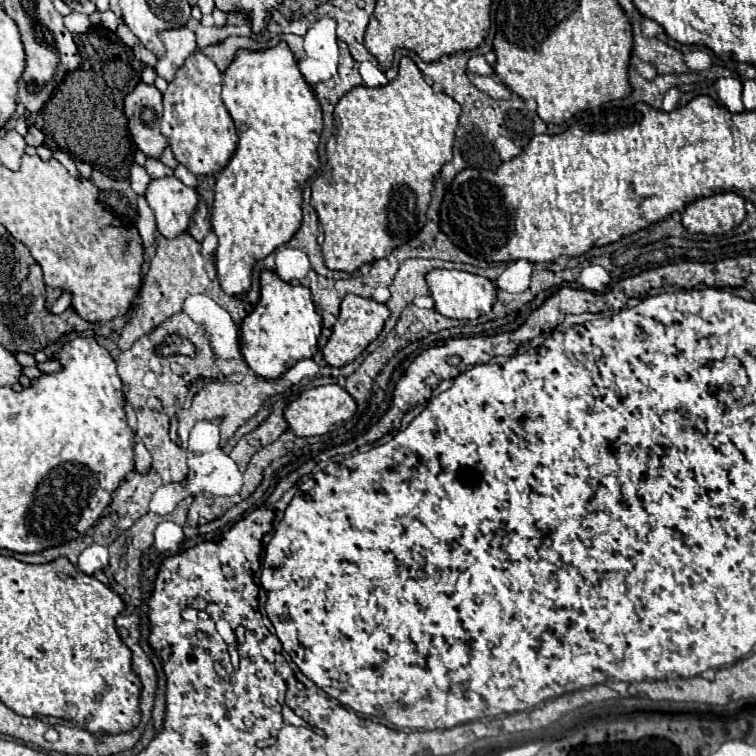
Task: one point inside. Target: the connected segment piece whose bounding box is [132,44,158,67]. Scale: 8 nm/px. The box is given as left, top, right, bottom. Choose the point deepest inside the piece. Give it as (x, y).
(141, 53)

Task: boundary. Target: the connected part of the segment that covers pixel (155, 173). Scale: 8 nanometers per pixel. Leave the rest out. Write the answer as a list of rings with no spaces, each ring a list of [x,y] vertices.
[[[146,160],[144,168],[146,168],[146,172],[148,172],[148,176],[150,176],[152,180],[158,180],[158,178],[164,178],[164,176],[172,176],[172,174],[174,174],[174,172],[172,172],[168,166],[164,166],[160,160]]]

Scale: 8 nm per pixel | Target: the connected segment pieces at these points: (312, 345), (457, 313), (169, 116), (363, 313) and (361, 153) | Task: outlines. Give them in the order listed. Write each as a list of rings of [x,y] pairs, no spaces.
[[[264,270],[260,278],[260,288],[262,290],[260,290],[258,306],[242,322],[240,350],[256,376],[266,380],[276,380],[298,360],[312,358],[318,352],[322,318],[318,316],[312,304],[310,290],[304,286],[282,282],[274,272]]]
[[[434,270],[426,274],[426,282],[430,288],[430,294],[436,302],[436,310],[446,318],[456,320],[476,320],[492,310],[492,304],[496,302],[496,286],[492,280],[470,274],[464,270]]]
[[[196,50],[186,58],[164,92],[162,134],[168,138],[168,146],[178,164],[186,166],[196,176],[216,176],[228,164],[238,144],[236,128],[220,98],[220,90],[222,72],[218,72],[208,56]]]
[[[354,294],[344,296],[344,300],[340,304],[338,322],[334,324],[332,336],[330,336],[328,344],[322,350],[326,364],[330,364],[334,368],[342,368],[342,366],[350,364],[352,360],[356,360],[364,352],[364,348],[372,340],[376,340],[376,336],[382,332],[384,322],[388,318],[390,318],[390,310],[388,310],[386,304],[380,304],[380,302],[370,300],[370,298],[360,298],[360,296],[354,296]]]
[[[402,58],[400,60],[400,70],[396,80],[388,82],[382,88],[366,88],[366,86],[356,86],[352,88],[338,104],[334,110],[334,136],[328,140],[326,144],[326,152],[328,152],[328,162],[324,172],[312,182],[312,208],[318,214],[318,220],[322,224],[324,230],[324,244],[322,244],[322,256],[324,256],[324,264],[330,270],[342,270],[342,272],[354,272],[364,264],[372,264],[380,258],[386,258],[394,248],[410,242],[426,224],[426,208],[430,204],[430,196],[434,190],[434,180],[440,176],[440,168],[452,160],[452,144],[454,144],[454,132],[458,126],[458,118],[460,118],[460,104],[446,96],[444,92],[434,92],[426,82],[422,72],[416,68],[416,64],[410,58]]]

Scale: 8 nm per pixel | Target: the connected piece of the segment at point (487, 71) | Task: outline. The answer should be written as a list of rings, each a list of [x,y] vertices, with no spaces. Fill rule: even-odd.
[[[488,52],[488,54],[482,54],[482,56],[472,56],[468,62],[466,62],[466,72],[474,72],[474,74],[480,74],[480,76],[492,76],[494,66],[496,62],[496,54],[494,52]]]

